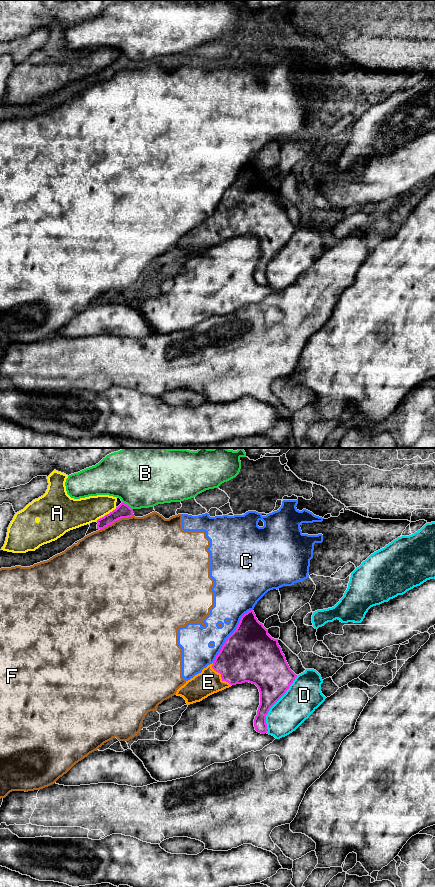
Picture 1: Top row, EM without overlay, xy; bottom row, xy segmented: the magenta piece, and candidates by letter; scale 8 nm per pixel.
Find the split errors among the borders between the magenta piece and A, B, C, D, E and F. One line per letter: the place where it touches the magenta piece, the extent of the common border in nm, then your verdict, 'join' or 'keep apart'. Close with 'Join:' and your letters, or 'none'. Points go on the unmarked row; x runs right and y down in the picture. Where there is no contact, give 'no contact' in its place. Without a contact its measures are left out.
A: xy (107, 66) | 200 nm | keep apart
B: xy (126, 56) | 110 nm | keep apart
C: xy (231, 186) | 550 nm | keep apart
D: xy (274, 255) | 550 nm | keep apart
E: xy (221, 227) | 240 nm | join
F: xy (116, 72) | 300 nm | keep apart
Join: E

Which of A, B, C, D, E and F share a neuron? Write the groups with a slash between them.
A / B / C F / D / E

